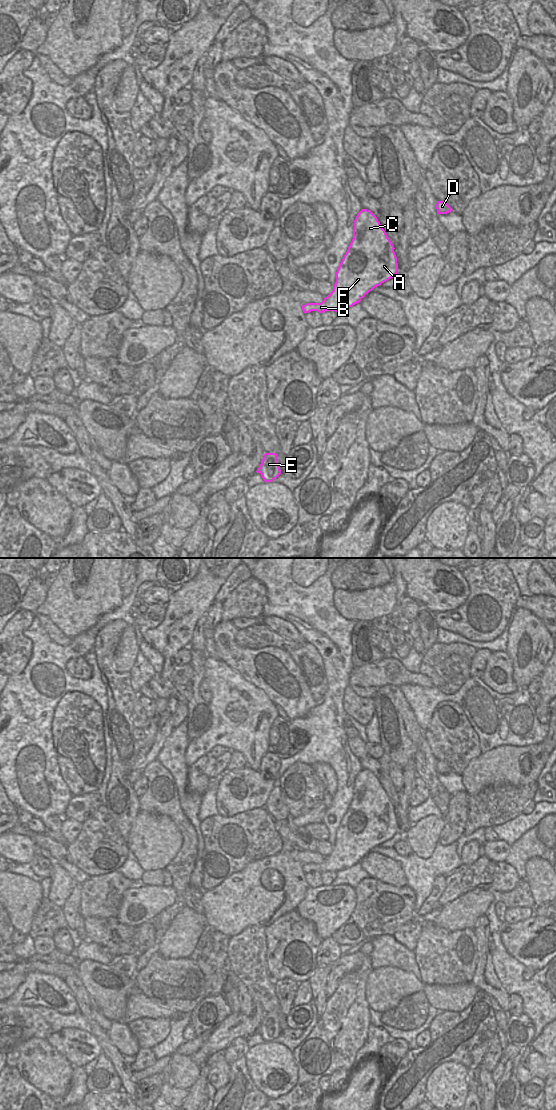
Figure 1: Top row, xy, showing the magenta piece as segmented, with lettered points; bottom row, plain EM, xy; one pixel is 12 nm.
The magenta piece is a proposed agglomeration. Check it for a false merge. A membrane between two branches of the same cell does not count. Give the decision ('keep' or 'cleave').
keep

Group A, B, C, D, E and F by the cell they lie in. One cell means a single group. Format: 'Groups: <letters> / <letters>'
Groups: A B C D E F.

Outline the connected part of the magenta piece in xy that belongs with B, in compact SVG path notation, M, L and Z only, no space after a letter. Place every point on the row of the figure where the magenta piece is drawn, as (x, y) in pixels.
M362 209L354 220L353 239L336 272L333 291L321 303L302 305L303 312L340 311L359 303L375 287L393 278L398 273L394 246L382 228L377 217L367 209Z

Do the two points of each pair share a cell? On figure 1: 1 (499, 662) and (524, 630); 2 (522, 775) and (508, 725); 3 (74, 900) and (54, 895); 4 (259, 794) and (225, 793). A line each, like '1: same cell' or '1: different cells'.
1: different cells
2: different cells
3: different cells
4: same cell

